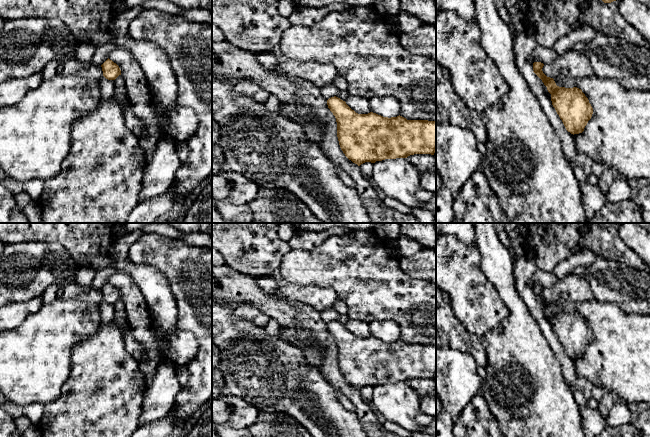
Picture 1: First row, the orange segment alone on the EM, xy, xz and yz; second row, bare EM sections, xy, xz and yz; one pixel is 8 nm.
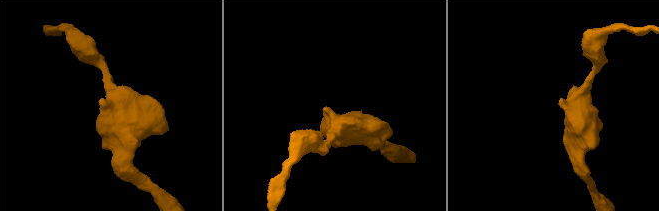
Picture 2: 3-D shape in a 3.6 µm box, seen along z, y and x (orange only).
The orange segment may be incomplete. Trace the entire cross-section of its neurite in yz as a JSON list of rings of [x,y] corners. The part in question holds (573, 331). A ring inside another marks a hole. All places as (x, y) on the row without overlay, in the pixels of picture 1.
[[[534,286],[533,296],[542,304],[551,318],[552,329],[566,354],[573,359],[582,357],[593,338],[593,332],[588,322],[577,311],[557,310],[553,302],[547,301],[543,297],[543,290],[544,288],[541,286]]]

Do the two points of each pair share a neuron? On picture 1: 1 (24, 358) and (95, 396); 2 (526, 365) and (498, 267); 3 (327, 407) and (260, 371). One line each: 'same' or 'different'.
1: different
2: same
3: same

